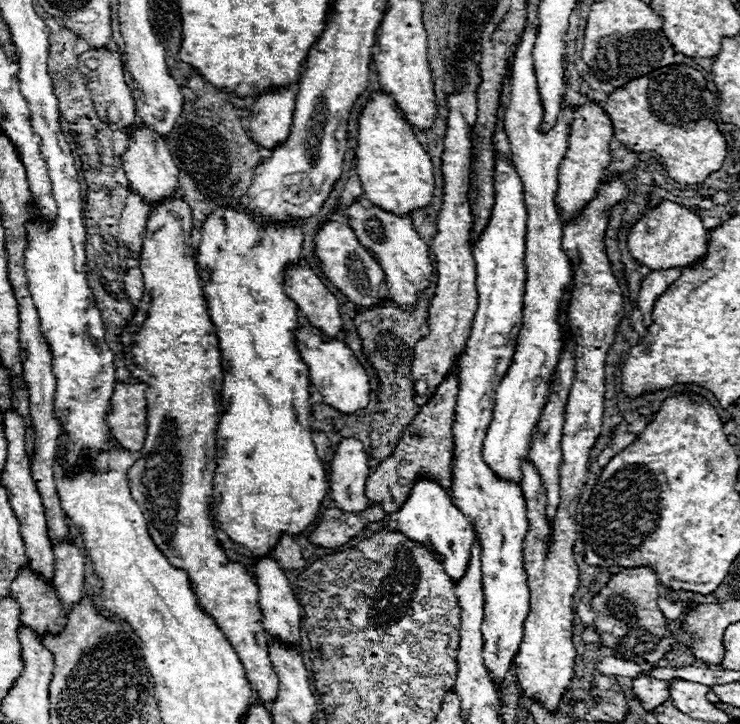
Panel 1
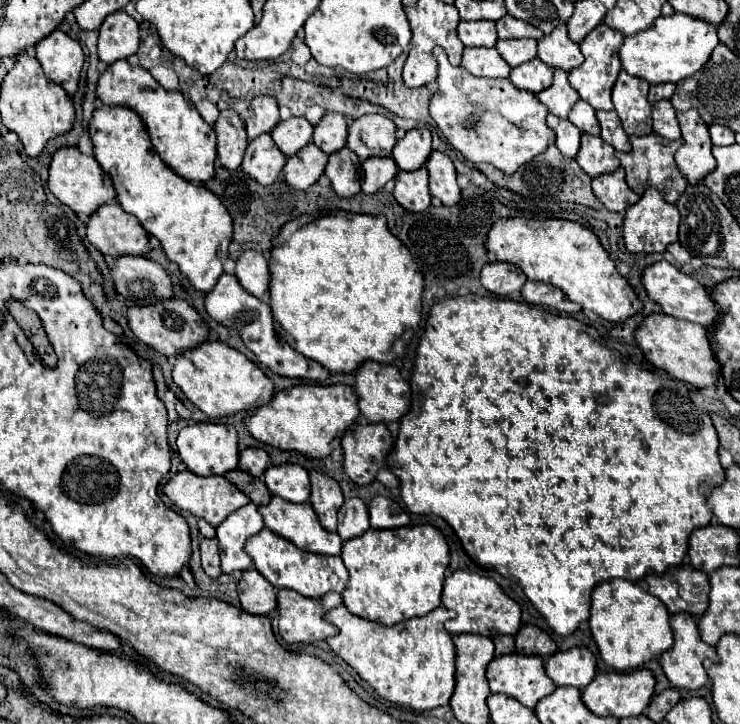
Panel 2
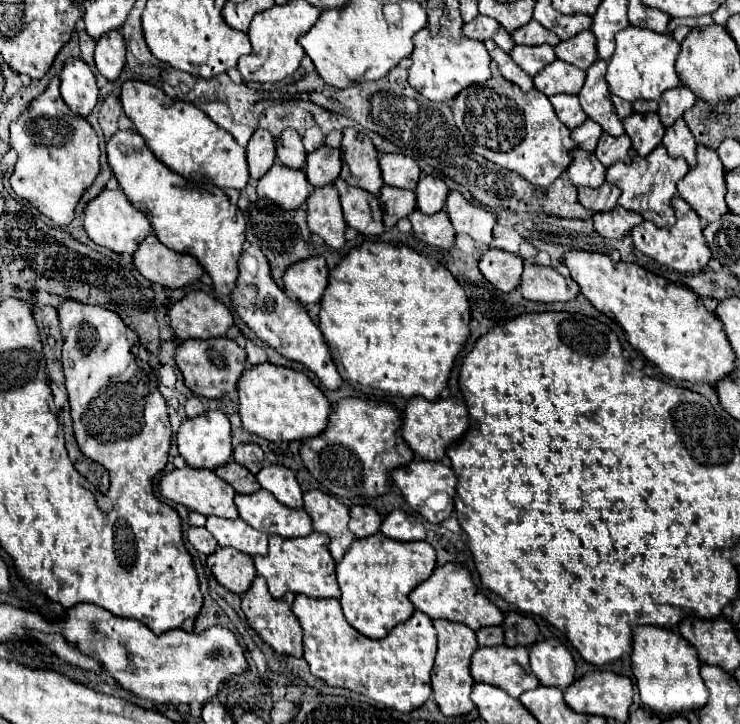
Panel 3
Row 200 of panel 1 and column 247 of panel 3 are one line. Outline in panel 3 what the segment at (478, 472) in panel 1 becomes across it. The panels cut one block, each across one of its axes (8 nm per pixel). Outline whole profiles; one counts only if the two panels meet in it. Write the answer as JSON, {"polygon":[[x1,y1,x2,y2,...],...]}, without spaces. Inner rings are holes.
{"polygon":[[258,490,254,494,236,494,234,502,240,518,264,534,298,538,312,532,312,520,304,510,292,510,280,504,266,490]]}

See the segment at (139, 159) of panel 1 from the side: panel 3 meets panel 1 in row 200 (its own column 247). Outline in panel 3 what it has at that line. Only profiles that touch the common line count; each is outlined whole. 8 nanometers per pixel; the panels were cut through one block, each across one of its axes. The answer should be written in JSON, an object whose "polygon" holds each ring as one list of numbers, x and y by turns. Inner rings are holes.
{"polygon":[[258,128,248,142,246,156,248,156,248,166,250,166,250,178,252,182,256,182,274,166,274,160,276,160,274,136,268,130]]}

